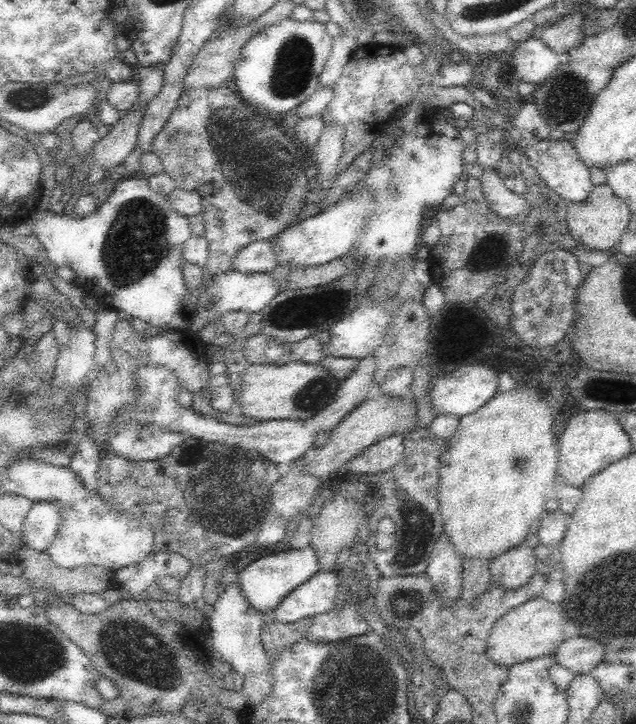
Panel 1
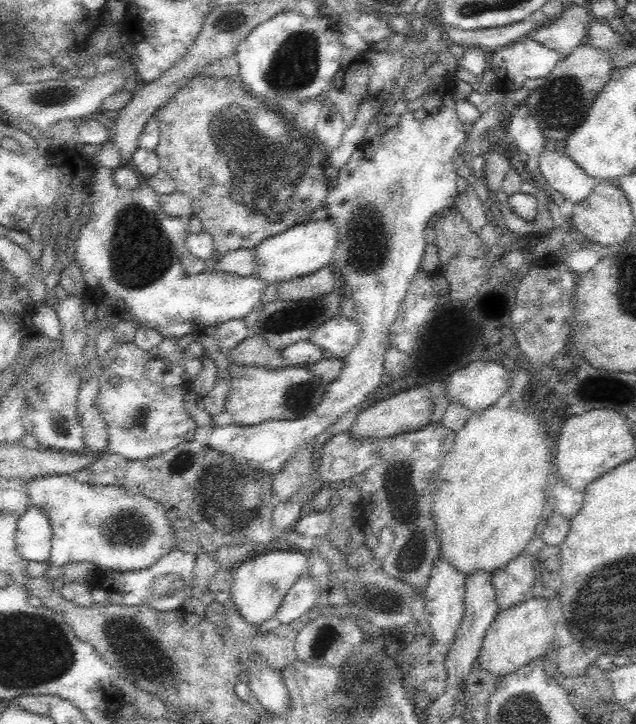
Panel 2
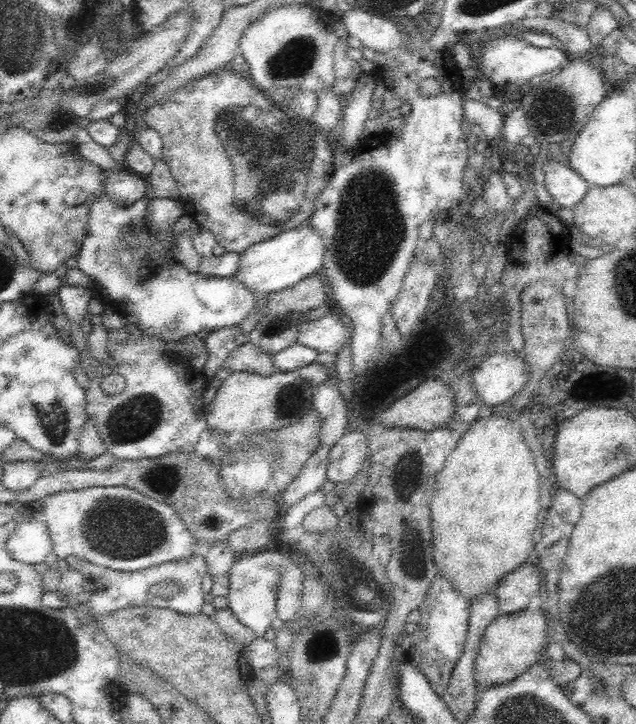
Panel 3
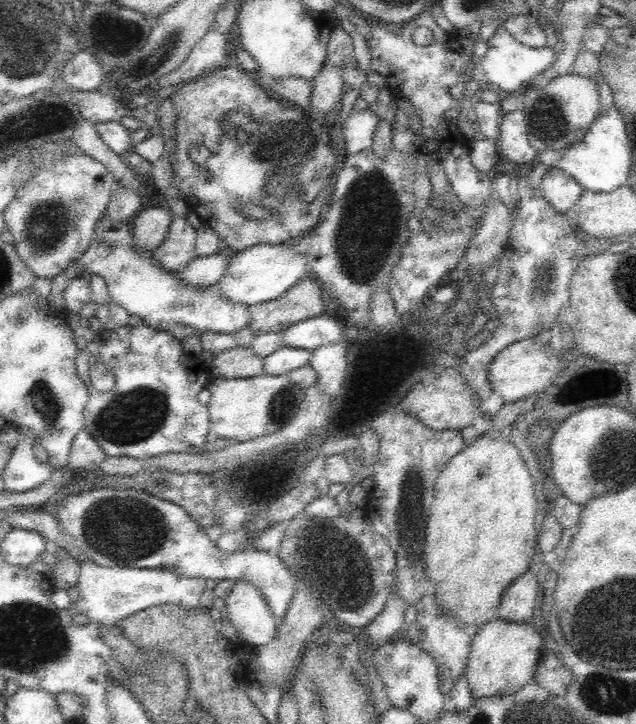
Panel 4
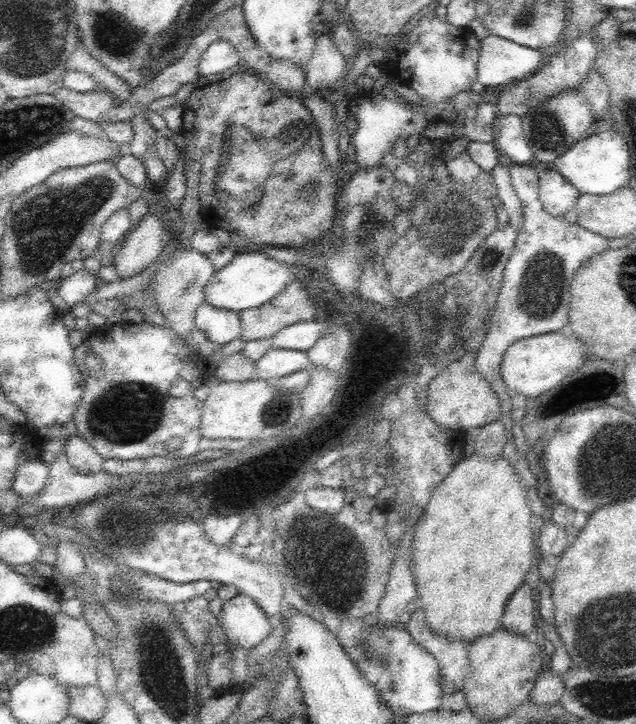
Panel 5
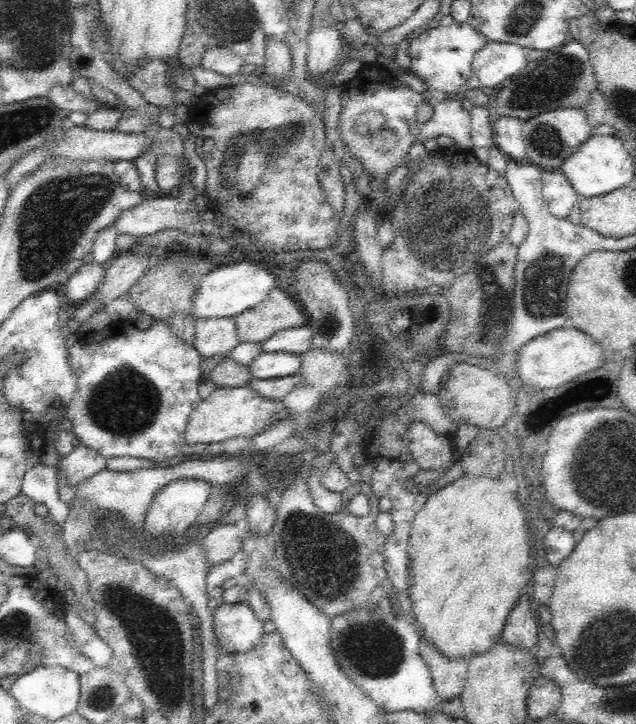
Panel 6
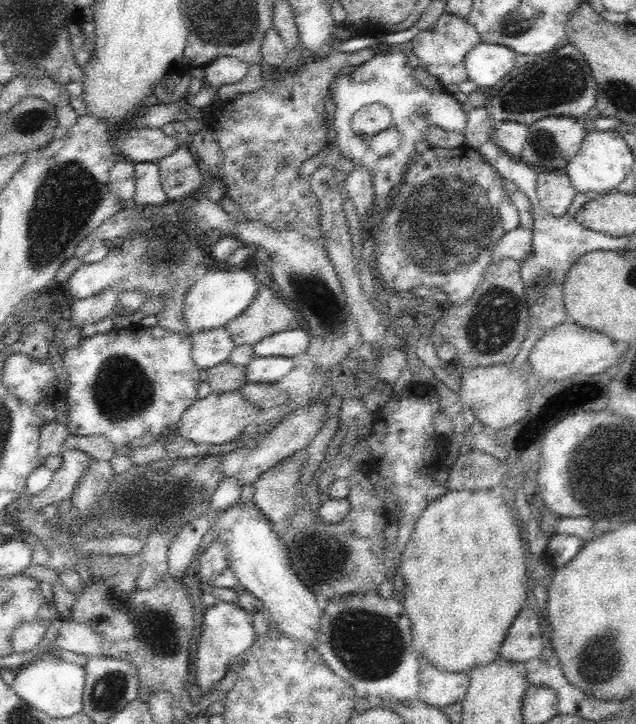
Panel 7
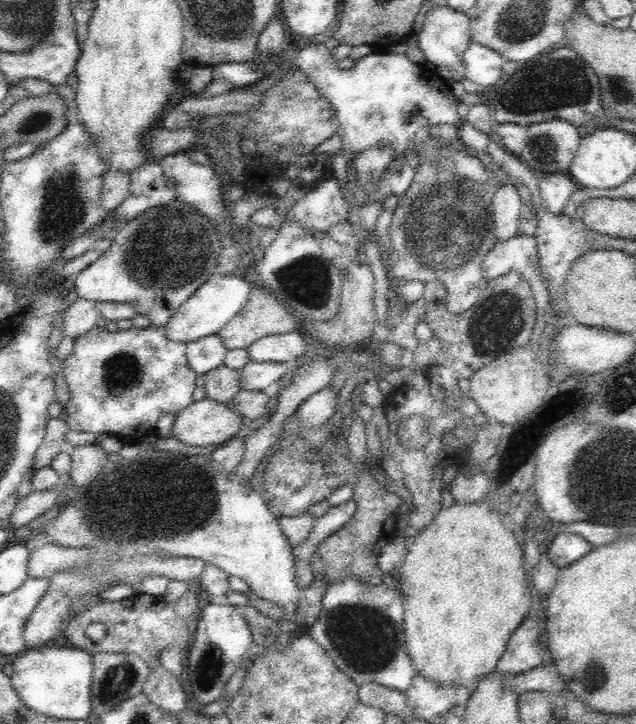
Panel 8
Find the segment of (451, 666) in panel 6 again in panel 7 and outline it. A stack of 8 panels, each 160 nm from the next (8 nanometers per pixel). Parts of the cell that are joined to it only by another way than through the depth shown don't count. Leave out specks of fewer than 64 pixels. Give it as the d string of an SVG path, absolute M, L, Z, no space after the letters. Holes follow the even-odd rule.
M426 656L419 658L419 698L436 708L461 701L466 694L470 675L468 672L446 671L432 665Z

